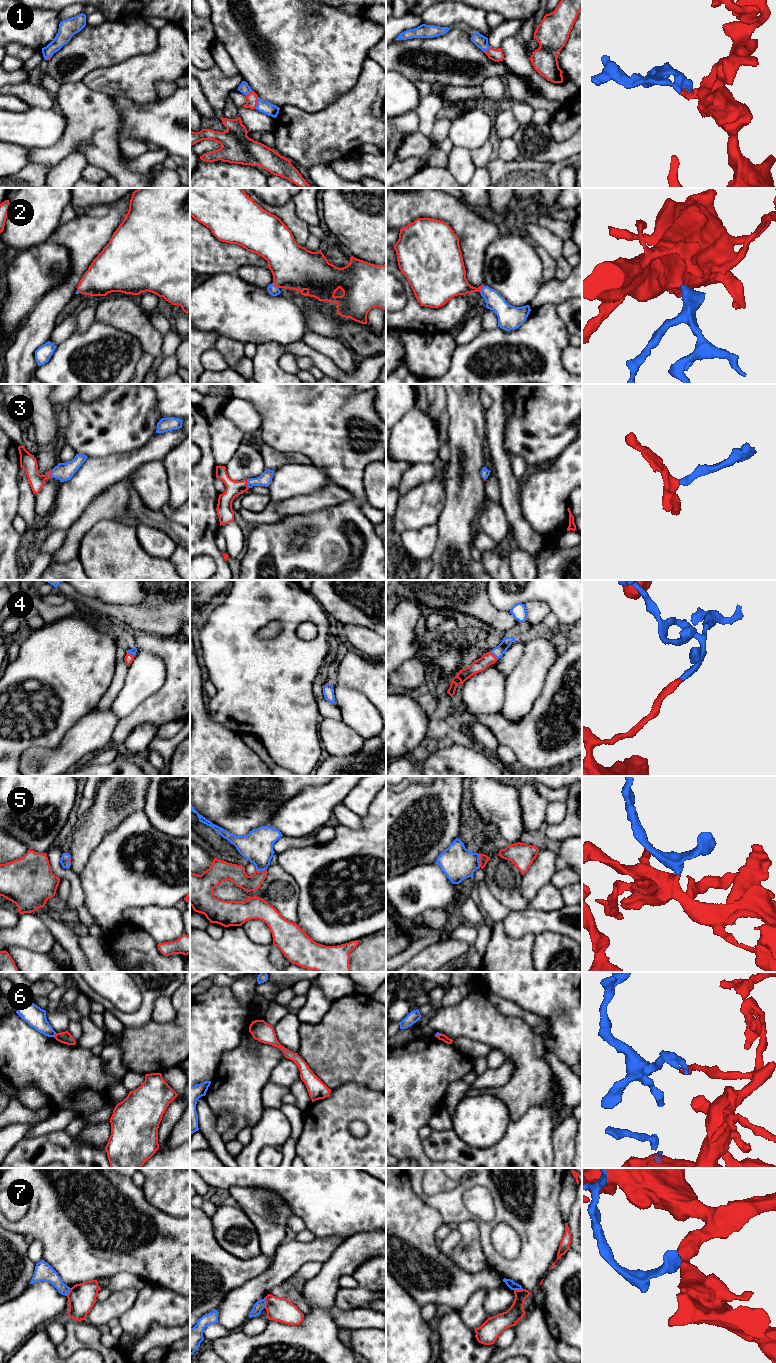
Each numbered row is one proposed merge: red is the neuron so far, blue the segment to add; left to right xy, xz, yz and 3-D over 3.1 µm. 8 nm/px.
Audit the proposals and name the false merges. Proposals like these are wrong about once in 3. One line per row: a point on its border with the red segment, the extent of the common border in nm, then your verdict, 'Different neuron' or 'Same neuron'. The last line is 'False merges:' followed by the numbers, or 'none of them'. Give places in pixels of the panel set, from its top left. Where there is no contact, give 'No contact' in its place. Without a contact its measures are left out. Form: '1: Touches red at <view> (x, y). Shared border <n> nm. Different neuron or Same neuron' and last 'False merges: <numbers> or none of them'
1: Touches red at xz (256, 103). Shared border 100 nm. Same neuron
2: Touches red at xz (275, 285). Shared border 70 nm. Same neuron
3: Touches red at xy (50, 474). Shared border 60 nm. Same neuron
4: Touches red at yz (493, 655). Shared border 90 nm. Same neuron
5: Touches red at yz (479, 860). Shared border 100 nm. Same neuron
6: Touches red at xy (55, 1035). Shared border 40 nm. Different neuron
7: Touches red at xz (266, 1303). Shared border 80 nm. Different neuron
False merges: 6, 7

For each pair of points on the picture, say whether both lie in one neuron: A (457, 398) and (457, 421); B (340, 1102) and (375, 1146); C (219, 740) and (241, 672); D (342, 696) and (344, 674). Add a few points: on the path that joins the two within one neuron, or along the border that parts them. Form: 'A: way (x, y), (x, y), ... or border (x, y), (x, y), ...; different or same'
A: way (457, 404), (457, 415); same
B: way (353, 1105), (375, 1127), (375, 1133); same
C: border (206, 710), (212, 719), (241, 736); different
D: border (333, 683), (354, 688), (365, 695); different

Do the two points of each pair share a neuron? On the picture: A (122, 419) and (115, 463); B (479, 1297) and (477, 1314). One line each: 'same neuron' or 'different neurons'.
A: different neurons
B: same neuron

